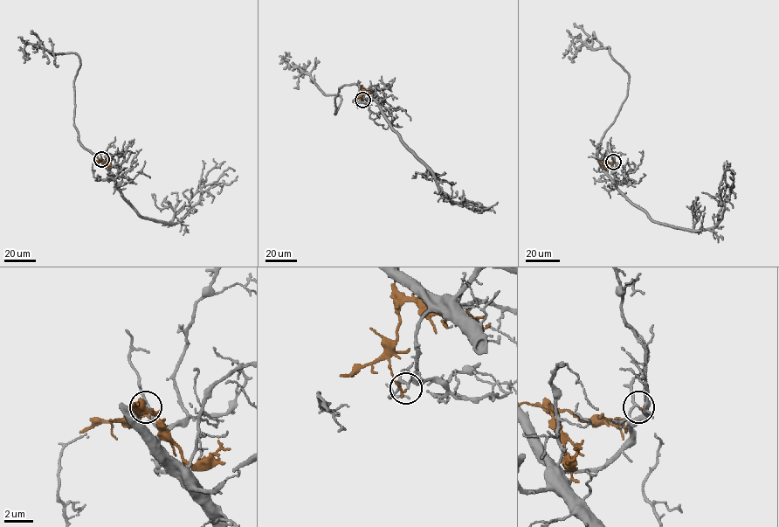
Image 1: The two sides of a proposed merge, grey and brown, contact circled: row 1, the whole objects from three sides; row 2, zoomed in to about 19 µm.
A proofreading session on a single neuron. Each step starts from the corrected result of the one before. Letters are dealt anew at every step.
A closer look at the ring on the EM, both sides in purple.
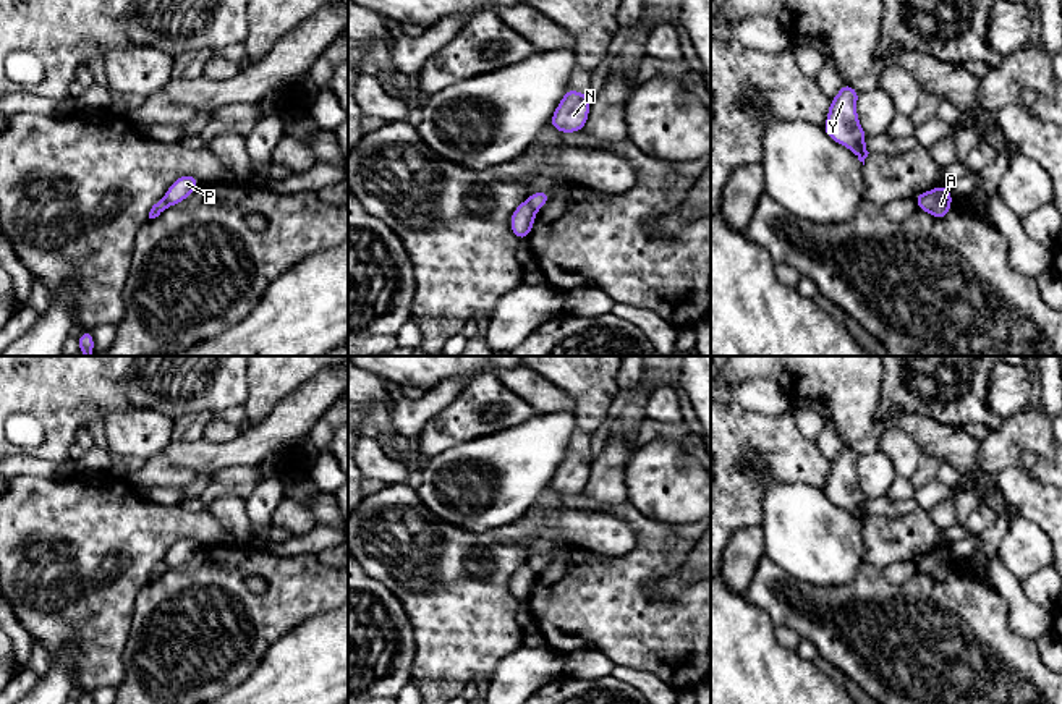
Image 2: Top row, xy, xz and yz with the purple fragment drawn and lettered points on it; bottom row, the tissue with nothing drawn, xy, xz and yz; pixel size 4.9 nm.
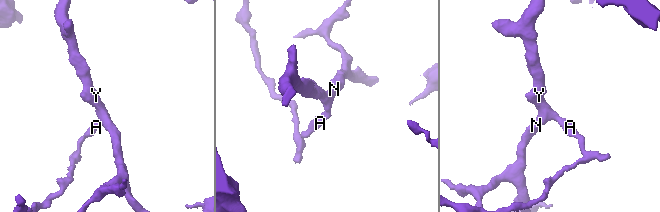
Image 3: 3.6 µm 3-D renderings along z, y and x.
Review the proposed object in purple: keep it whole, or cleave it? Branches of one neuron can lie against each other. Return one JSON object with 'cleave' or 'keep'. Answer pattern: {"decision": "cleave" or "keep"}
{"decision": "cleave"}

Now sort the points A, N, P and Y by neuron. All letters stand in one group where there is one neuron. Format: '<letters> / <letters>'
A / N P Y

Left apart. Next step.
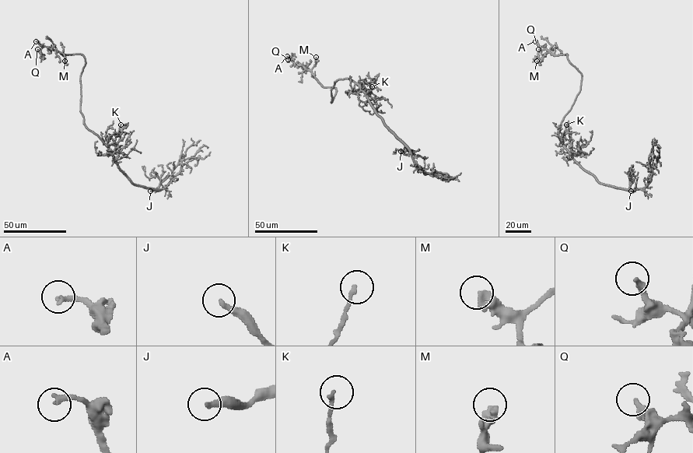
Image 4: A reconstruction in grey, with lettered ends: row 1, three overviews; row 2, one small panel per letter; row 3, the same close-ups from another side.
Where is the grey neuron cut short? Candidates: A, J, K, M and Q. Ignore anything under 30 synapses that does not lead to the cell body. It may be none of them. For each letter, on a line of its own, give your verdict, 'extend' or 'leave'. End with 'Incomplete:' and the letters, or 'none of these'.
A: extend
J: leave
K: leave
M: leave
Q: extend
Incomplete: A, Q

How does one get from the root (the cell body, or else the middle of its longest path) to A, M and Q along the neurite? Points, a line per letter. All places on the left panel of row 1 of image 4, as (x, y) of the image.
A: (105, 143), (85, 126), (81, 112), (80, 75), (85, 64), (84, 57), (81, 54), (63, 55), (36, 41)
M: (105, 143), (85, 126), (81, 112), (80, 75), (85, 58), (81, 54), (61, 52), (64, 61)
Q: (105, 143), (85, 126), (81, 112), (84, 57), (63, 55), (46, 47), (37, 49)

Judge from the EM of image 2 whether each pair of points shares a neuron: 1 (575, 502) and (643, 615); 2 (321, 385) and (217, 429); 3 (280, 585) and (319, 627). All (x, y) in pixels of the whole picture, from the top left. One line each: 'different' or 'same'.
1: same
2: different
3: different

